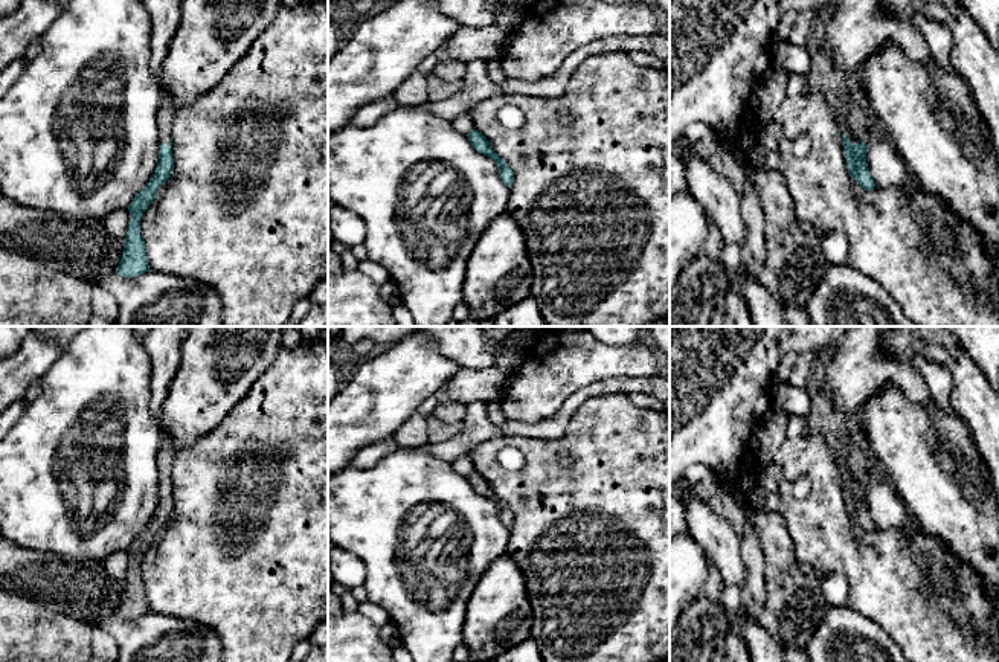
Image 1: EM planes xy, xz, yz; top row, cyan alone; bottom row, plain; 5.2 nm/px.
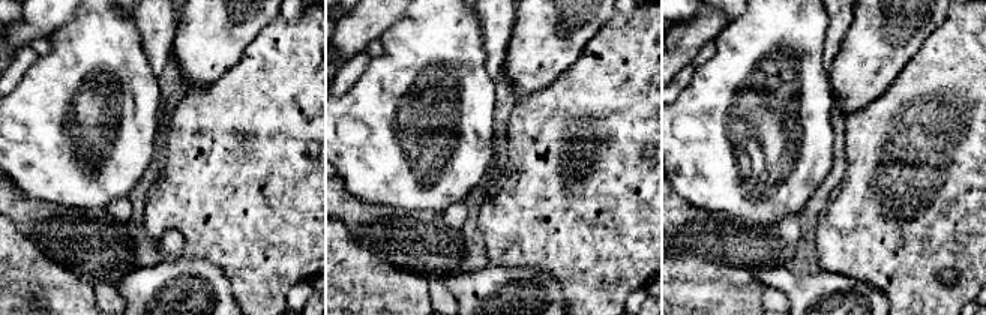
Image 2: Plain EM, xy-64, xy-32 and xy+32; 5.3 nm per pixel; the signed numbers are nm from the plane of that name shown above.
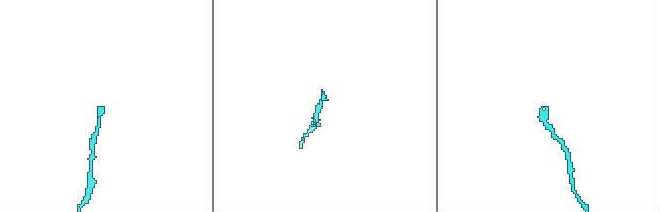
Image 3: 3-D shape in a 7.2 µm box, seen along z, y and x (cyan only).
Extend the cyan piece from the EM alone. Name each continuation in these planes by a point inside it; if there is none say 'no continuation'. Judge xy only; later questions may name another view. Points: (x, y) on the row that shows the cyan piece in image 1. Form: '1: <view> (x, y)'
1: xy (167, 106)

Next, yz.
1: yz (841, 89)

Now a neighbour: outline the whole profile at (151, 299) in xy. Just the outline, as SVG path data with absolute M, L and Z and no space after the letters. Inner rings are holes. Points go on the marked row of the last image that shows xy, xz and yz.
M148 270L134 278L108 273L90 282L107 290L117 302L117 326L224 326L223 300L217 290L192 278Z

